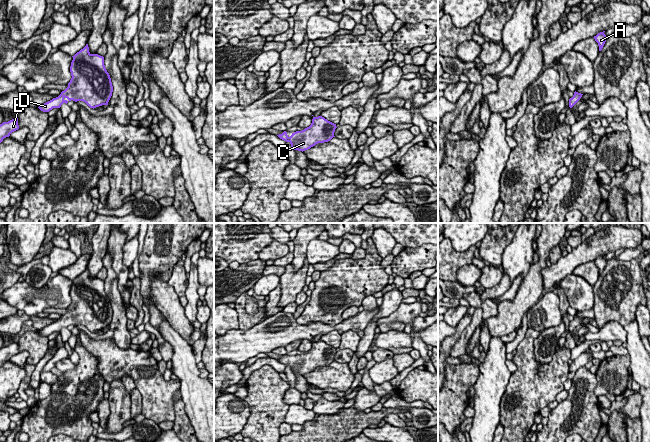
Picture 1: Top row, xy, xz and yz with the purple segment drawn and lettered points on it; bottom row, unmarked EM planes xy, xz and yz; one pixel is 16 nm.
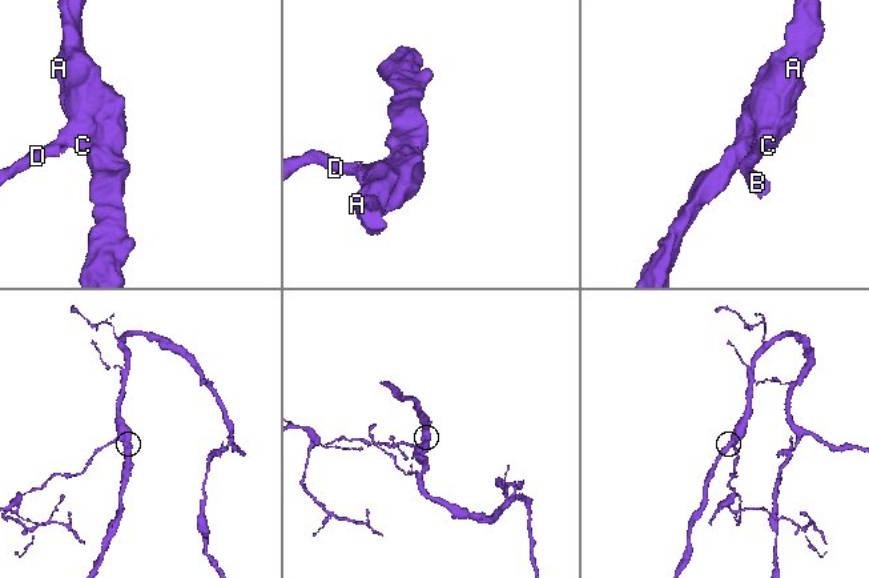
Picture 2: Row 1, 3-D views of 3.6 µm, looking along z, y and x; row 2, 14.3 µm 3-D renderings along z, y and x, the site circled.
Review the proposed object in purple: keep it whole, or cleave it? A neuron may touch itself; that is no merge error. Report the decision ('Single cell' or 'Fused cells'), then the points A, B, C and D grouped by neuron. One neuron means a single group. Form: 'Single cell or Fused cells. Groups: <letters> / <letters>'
Single cell. Groups: A B C D

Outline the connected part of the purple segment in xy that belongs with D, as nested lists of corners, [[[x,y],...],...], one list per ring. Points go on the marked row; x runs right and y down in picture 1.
[[[88,44],[72,57],[72,78],[68,87],[58,97],[39,106],[41,111],[49,112],[53,108],[60,108],[63,103],[67,104],[71,100],[83,101],[93,109],[108,105],[113,86],[104,65],[104,57],[91,54]]]

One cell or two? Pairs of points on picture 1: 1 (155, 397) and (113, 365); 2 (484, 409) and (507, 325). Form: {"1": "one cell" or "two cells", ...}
{"1": "one cell", "2": "two cells"}

